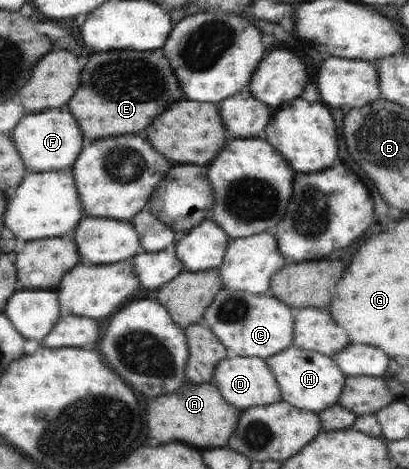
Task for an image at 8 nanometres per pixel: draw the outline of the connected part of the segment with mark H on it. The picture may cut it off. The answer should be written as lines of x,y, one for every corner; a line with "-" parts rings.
286,346
280,353
263,359
280,392
280,399
292,407
317,413
337,403
344,376
330,356

